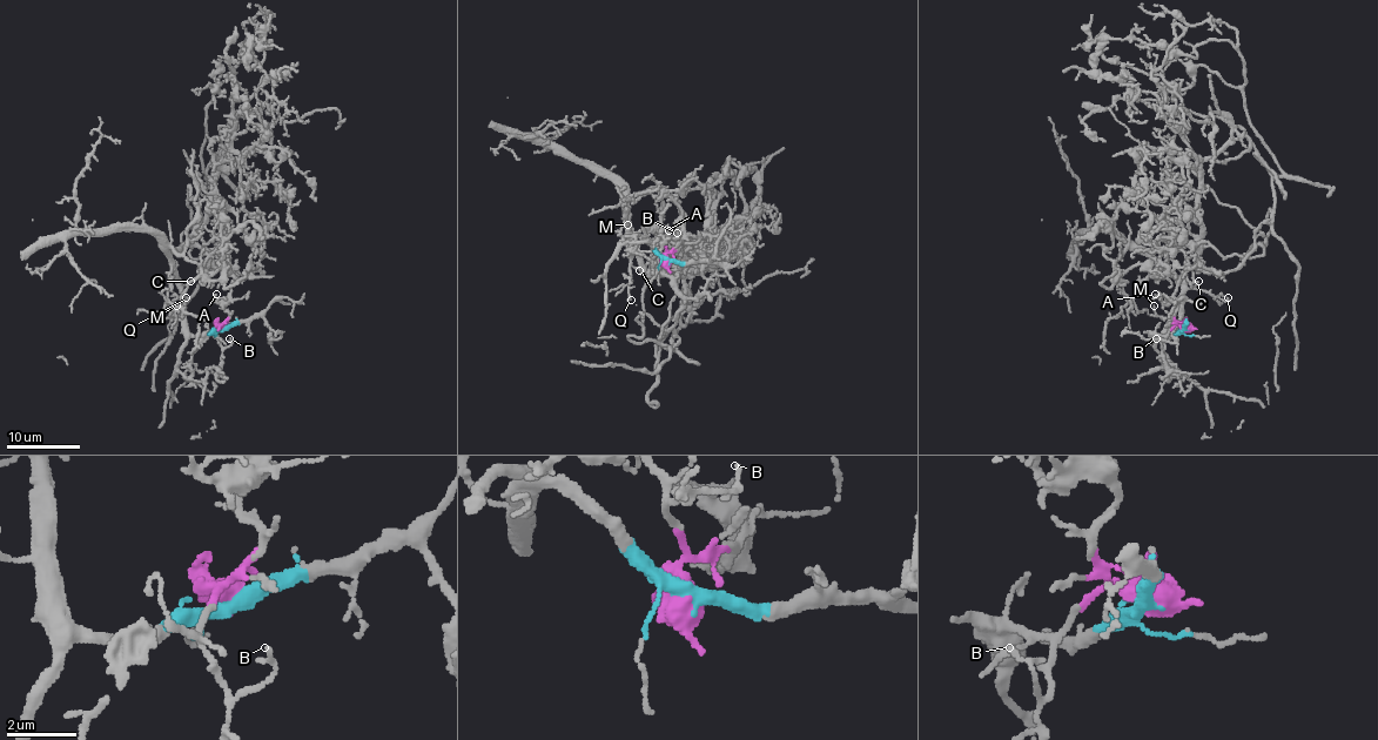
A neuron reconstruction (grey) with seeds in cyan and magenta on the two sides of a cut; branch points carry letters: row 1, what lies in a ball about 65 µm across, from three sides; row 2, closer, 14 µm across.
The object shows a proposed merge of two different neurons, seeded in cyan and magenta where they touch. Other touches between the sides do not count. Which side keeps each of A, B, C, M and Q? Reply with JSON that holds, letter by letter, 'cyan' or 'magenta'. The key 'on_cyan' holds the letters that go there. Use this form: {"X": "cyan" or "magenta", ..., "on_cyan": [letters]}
{"A": "magenta", "B": "magenta", "C": "cyan", "M": "cyan", "Q": "cyan", "on_cyan": ["C", "M", "Q"]}

